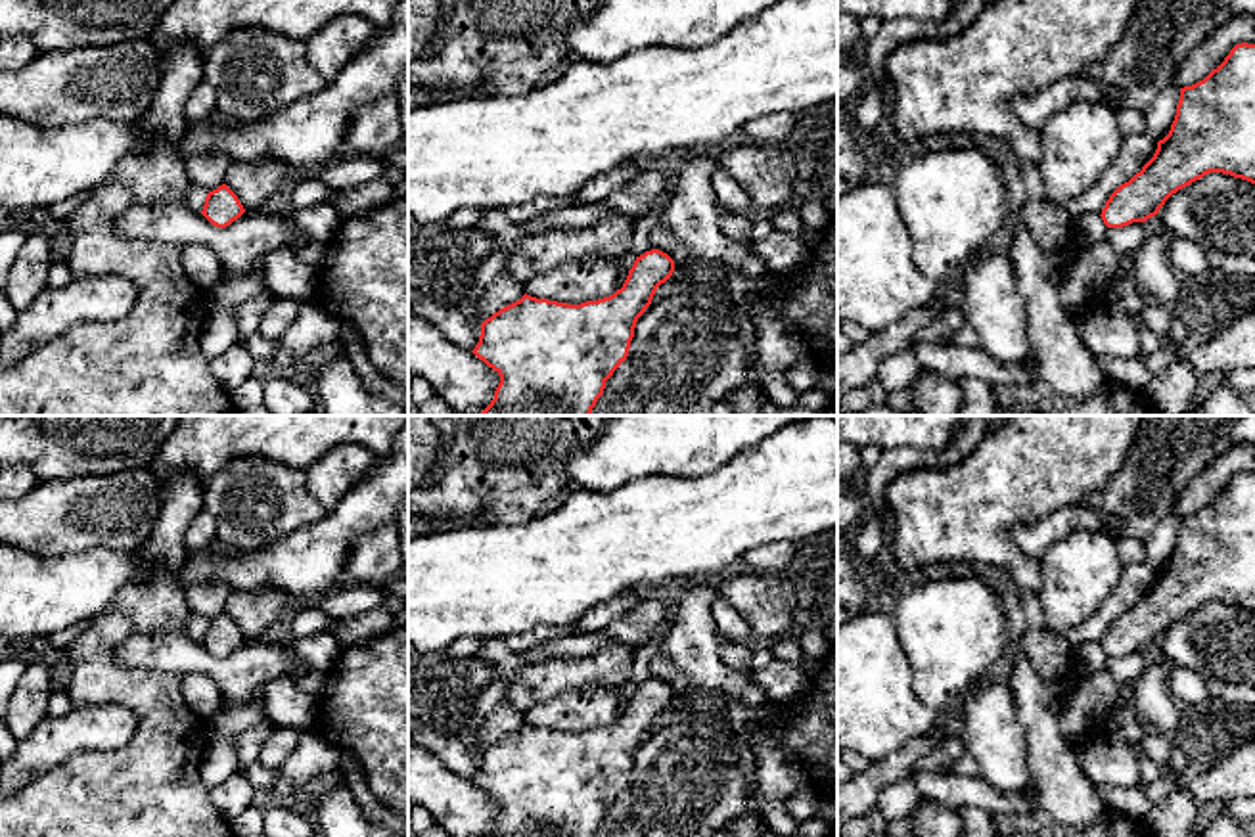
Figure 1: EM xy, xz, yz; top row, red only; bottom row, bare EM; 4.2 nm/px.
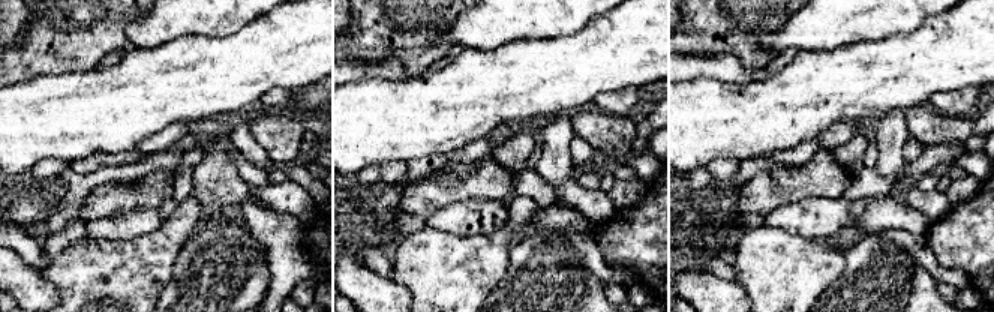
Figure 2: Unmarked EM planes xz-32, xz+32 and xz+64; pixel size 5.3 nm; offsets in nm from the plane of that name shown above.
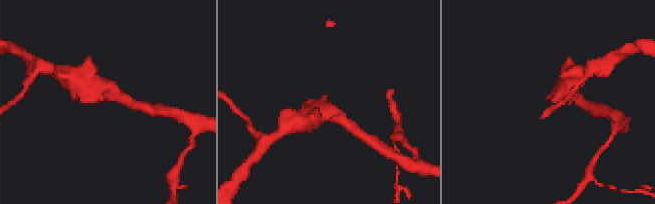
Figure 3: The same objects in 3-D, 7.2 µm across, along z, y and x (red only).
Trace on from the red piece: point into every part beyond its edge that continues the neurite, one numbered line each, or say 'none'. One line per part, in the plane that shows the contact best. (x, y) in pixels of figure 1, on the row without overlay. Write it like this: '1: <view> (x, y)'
none

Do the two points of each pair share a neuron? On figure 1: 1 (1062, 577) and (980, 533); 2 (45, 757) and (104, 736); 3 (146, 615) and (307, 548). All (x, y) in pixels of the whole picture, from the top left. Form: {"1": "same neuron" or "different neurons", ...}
{"1": "different neurons", "2": "same neuron", "3": "different neurons"}

